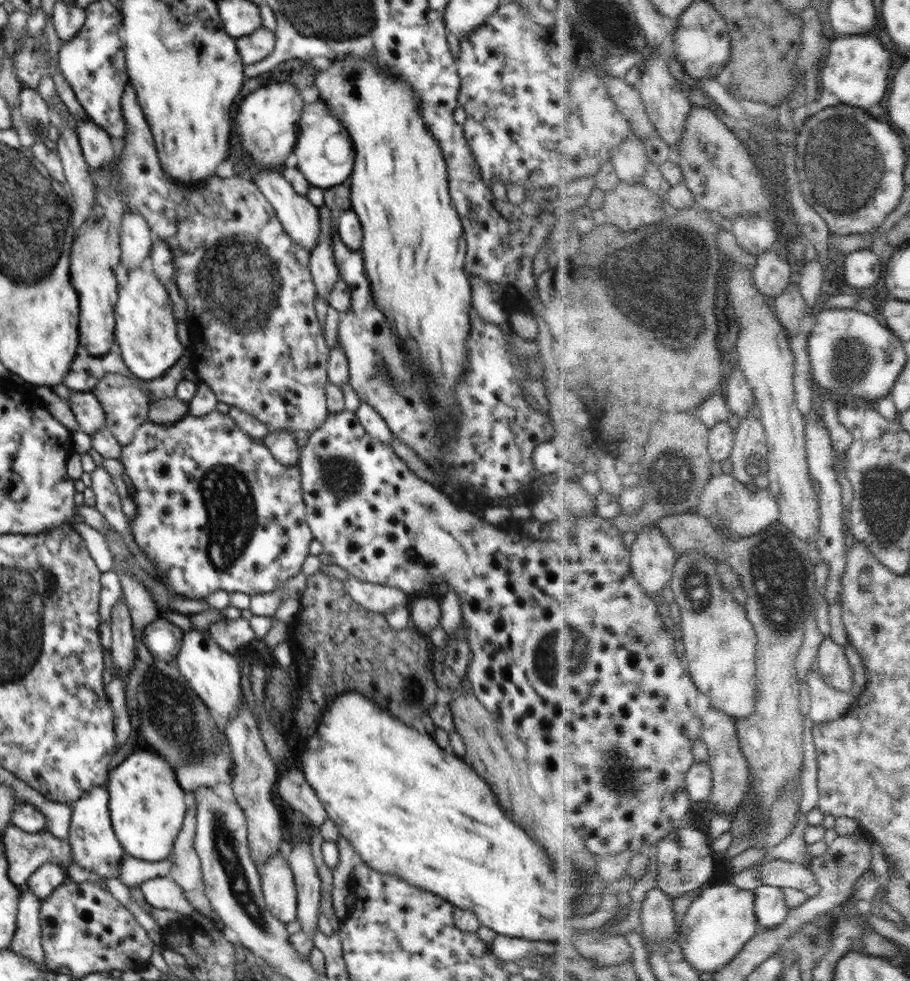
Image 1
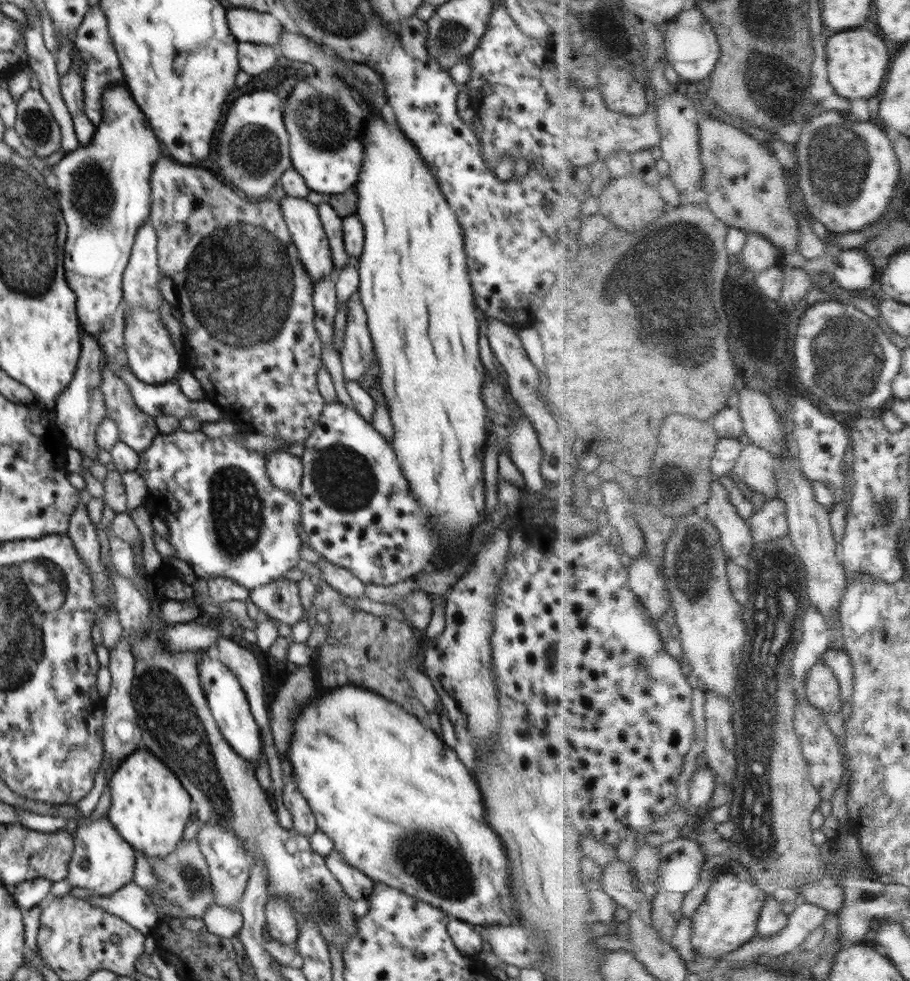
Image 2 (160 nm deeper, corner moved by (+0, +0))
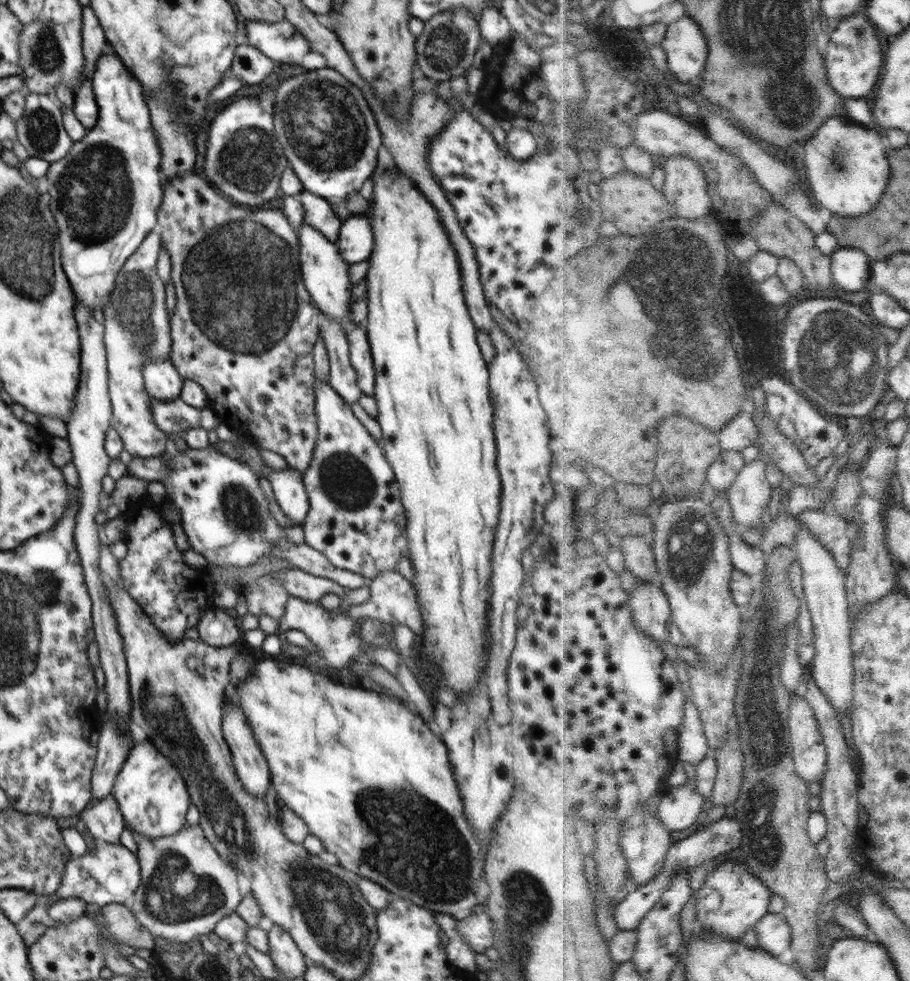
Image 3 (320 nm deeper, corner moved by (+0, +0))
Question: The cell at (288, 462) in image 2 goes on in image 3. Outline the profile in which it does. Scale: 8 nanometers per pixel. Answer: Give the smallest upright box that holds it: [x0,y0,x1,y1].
[264,467,309,525]

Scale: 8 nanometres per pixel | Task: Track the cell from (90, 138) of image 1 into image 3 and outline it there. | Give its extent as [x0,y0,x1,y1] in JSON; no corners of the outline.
[82,5,112,80]

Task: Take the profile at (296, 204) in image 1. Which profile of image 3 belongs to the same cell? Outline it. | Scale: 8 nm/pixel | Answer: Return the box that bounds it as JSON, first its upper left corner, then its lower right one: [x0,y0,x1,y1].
[297,220,355,334]

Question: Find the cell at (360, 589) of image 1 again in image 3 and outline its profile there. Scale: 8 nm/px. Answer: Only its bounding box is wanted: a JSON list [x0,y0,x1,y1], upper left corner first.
[271,538,372,588]

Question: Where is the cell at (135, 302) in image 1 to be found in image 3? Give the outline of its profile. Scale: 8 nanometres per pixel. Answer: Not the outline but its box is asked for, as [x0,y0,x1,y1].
[142,358,183,401]

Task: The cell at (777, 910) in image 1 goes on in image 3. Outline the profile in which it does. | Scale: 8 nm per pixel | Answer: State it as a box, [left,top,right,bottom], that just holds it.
[756,913,793,956]

